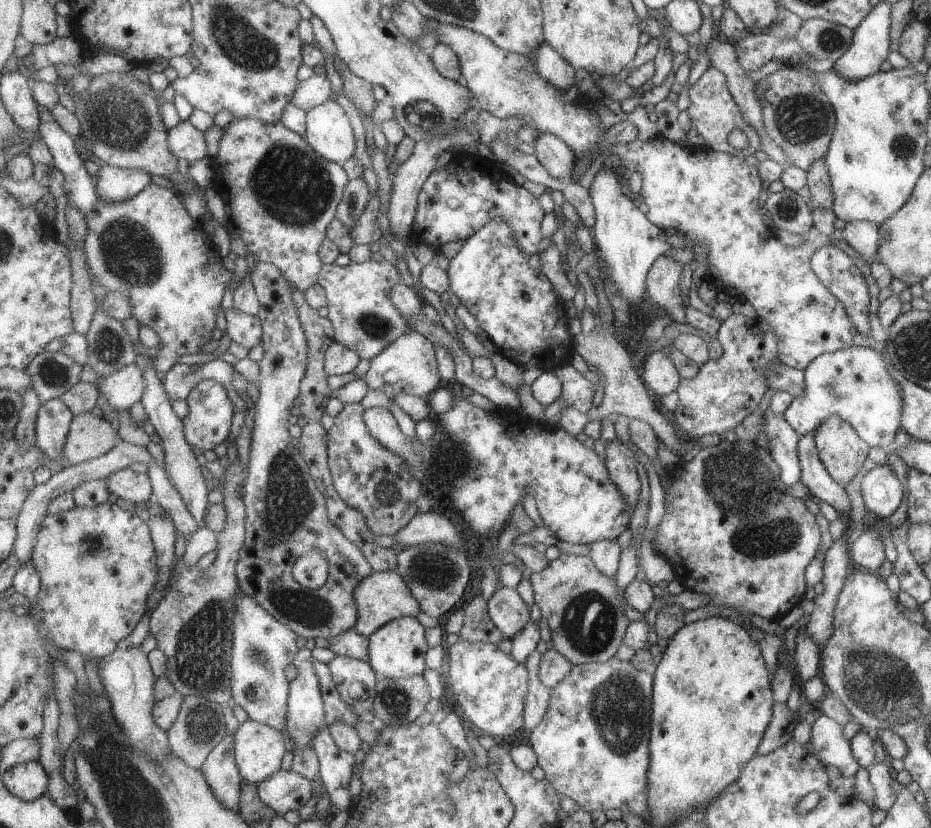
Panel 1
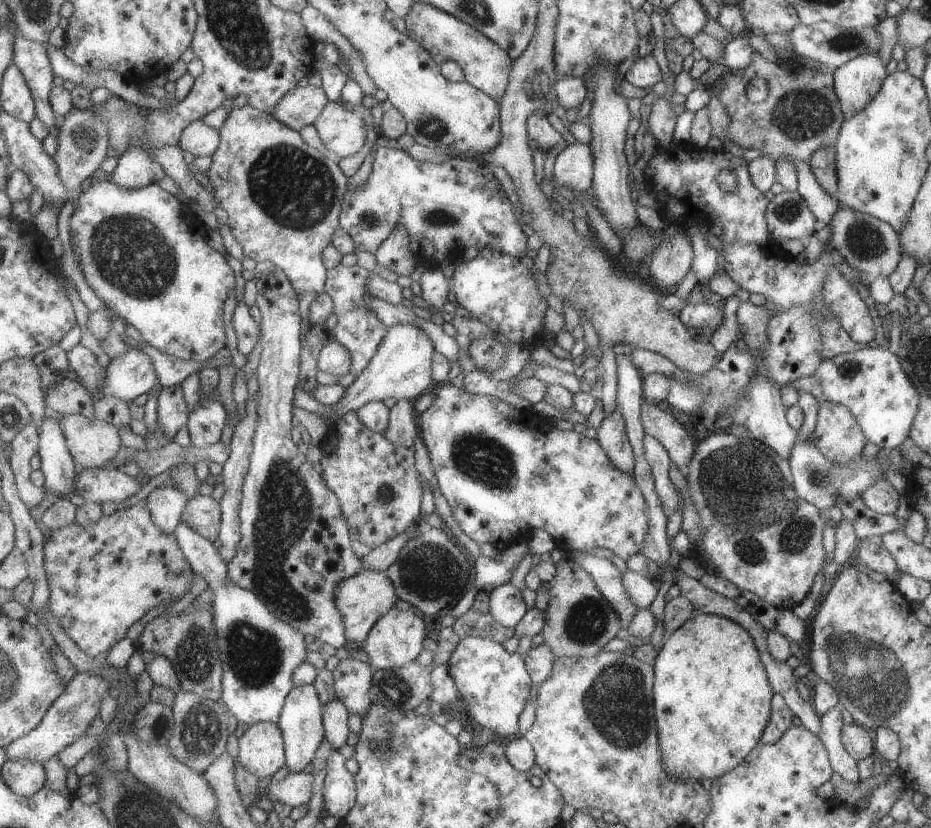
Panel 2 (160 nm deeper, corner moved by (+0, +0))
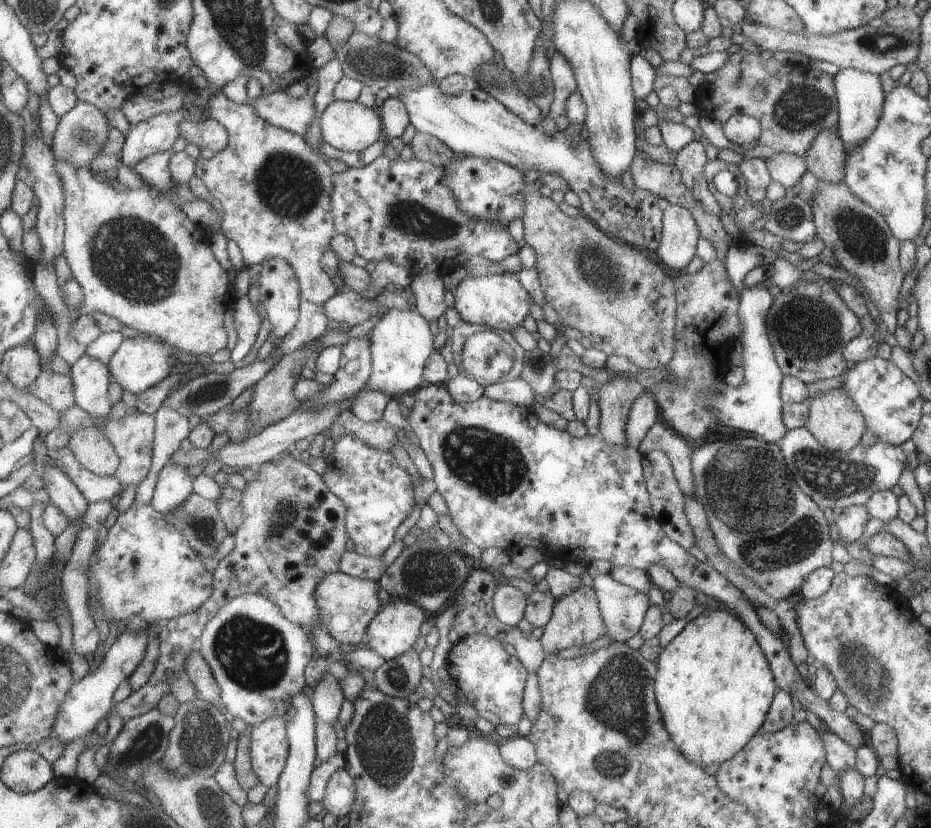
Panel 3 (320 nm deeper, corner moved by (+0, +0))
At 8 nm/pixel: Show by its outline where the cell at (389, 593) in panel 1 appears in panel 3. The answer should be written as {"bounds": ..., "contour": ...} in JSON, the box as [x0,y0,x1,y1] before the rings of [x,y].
{"bounds":[315,570,382,647],"contour":[[[341,570],[329,574],[320,582],[315,594],[322,626],[340,643],[350,643],[356,647],[365,645],[370,622],[382,606],[376,598],[378,588],[372,580],[360,579]]]}

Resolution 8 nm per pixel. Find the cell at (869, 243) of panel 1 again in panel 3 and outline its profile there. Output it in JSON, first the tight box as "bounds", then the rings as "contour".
{"bounds":[807,181,905,335],"contour":[[[817,181],[807,201],[812,210],[817,238],[831,250],[837,264],[859,281],[877,308],[881,324],[893,335],[896,329],[895,314],[900,308],[897,296],[905,272],[898,259],[899,241],[891,234],[885,219],[867,203],[859,200],[843,181]]]}

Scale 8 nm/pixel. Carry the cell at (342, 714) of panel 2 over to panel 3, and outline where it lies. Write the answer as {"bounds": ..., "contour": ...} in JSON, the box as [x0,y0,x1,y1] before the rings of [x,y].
{"bounds":[314,671,346,726],"contour":[[[327,671],[314,688],[314,710],[318,718],[332,726],[335,720],[340,717],[342,706],[346,696],[342,689],[342,680],[339,680],[335,674]]]}

